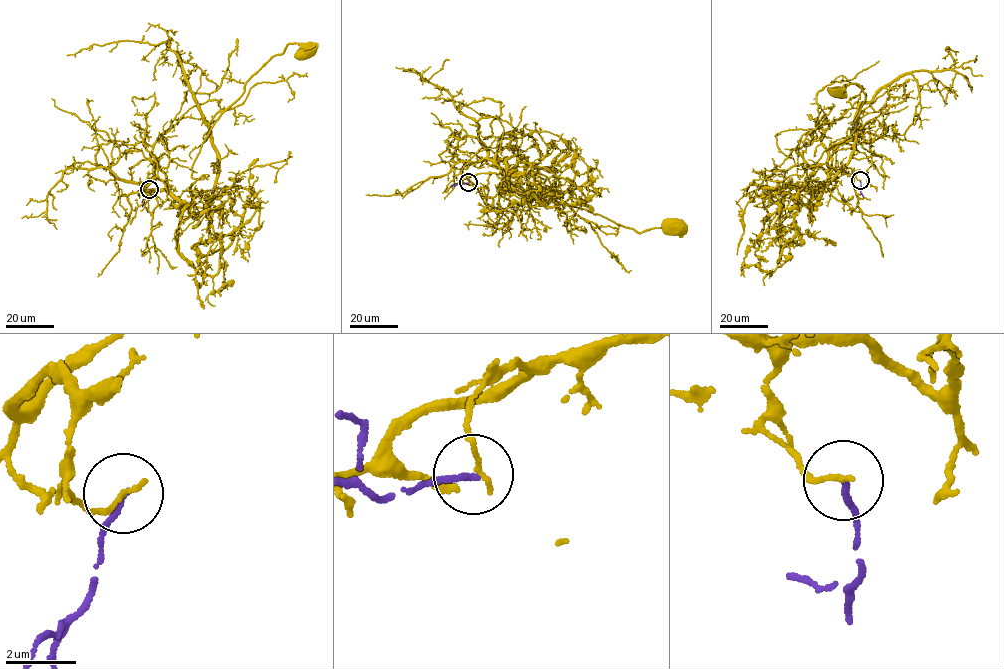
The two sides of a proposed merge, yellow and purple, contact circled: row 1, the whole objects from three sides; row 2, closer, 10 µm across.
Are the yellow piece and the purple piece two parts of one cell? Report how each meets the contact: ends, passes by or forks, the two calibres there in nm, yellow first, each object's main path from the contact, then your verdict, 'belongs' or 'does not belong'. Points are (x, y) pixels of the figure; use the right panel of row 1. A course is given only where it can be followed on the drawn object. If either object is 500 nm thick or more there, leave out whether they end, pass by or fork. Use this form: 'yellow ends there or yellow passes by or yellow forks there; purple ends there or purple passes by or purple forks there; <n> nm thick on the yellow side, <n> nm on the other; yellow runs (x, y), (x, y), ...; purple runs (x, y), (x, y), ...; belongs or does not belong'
yellow ends there; purple ends there; 140 nm thick on the yellow side, 170 nm on the other; yellow runs (859, 180), (843, 167), (809, 189), (802, 166), (817, 162), (853, 130), (865, 93), (855, 84), (837, 92); purple runs (860, 180), (863, 196); does not belong

